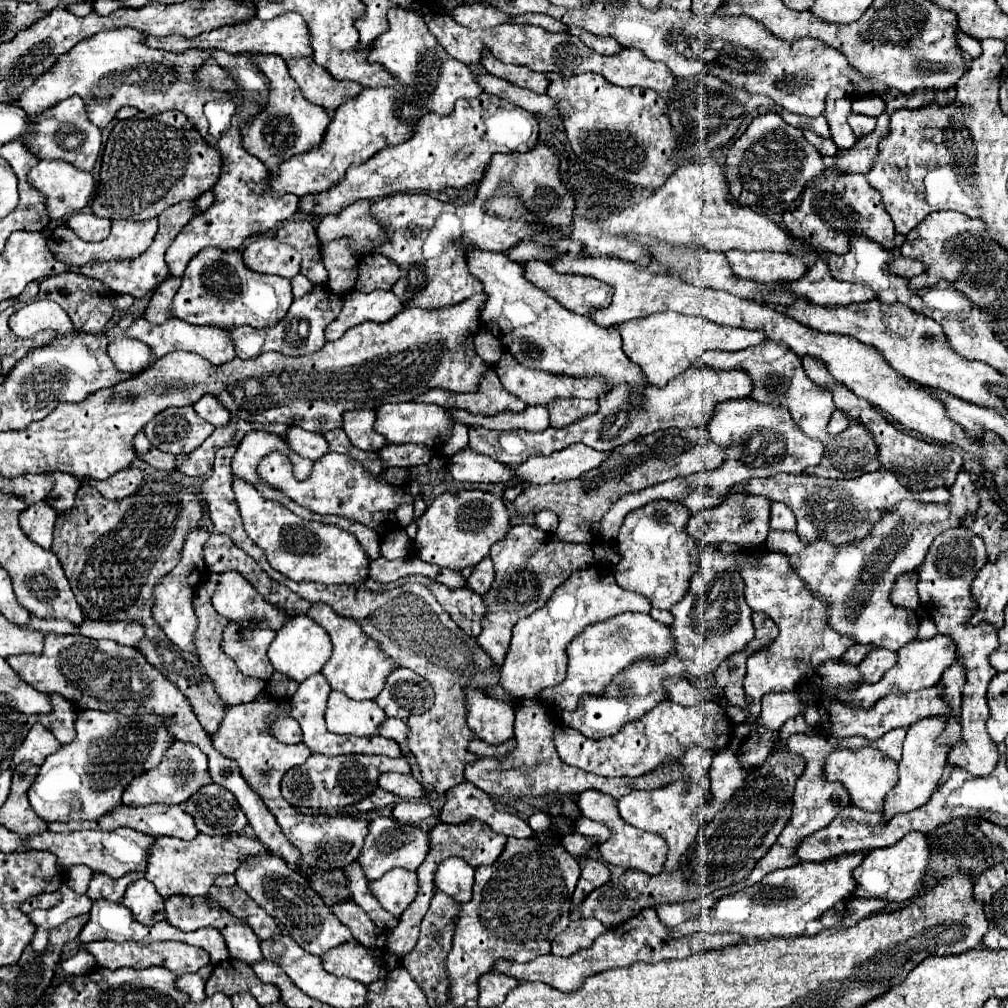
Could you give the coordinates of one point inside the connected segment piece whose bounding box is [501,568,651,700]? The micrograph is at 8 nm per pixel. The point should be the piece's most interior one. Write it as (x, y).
(536, 659)

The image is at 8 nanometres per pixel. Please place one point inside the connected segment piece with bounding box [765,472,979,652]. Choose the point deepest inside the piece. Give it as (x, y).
(855, 579)

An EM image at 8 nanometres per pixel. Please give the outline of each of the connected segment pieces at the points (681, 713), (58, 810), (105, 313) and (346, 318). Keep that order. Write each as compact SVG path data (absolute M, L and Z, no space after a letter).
M663 700L657 704L651 712L641 716L635 722L625 724L615 736L601 738L601 740L589 740L583 738L577 730L559 726L555 730L555 748L559 752L559 758L565 764L579 766L585 772L593 772L599 776L643 776L651 770L655 770L665 758L679 760L683 756L683 750L689 744L703 744L709 750L719 752L725 748L725 744L733 736L733 724L727 718L725 706L707 700L697 706L679 706L671 700Z
M85 710L79 714L75 728L75 740L45 760L37 780L29 788L29 802L45 822L101 818L121 804L121 794L135 776L161 762L173 742L163 718L151 714L127 718L119 712Z
M65 272L59 276L49 276L47 280L41 282L41 292L55 292L55 302L69 314L77 332L87 332L87 334L103 332L103 328L107 326L107 322L115 312L115 306L113 306L115 294L107 286L103 286L103 282L81 274Z
M351 290L343 296L343 310L335 322L331 322L325 330L327 340L341 338L349 328L373 320L373 322L387 322L395 316L397 298L393 292L375 290L371 294L363 294Z

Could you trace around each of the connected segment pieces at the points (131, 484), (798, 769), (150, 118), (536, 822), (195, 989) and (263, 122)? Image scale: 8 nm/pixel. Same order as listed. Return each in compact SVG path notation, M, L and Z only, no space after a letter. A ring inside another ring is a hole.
M125 468L125 470L119 470L117 474L113 474L111 478L107 480L89 480L85 478L83 482L89 482L91 486L95 484L95 488L107 498L107 500L121 500L121 498L127 498L131 496L137 486L141 484L143 480L143 472L139 468Z
M803 712L795 718L789 718L778 733L783 750L773 754L771 758L767 758L767 762L747 774L743 784L731 796L729 804L701 828L695 842L685 850L679 866L673 872L649 876L639 870L625 870L621 876L615 876L601 888L593 890L579 906L579 916L597 918L607 930L613 930L619 924L627 922L631 916L639 914L639 910L655 908L663 902L697 900L719 888L737 884L745 876L749 876L757 860L761 860L769 852L781 830L787 826L791 818L793 788L797 778L805 770L805 758L799 754L789 754L785 750L787 738L793 734L813 732L817 730L805 722Z
M169 110L163 114L135 114L133 118L119 120L105 144L101 172L99 172L99 184L97 192L91 200L91 212L99 218L109 220L147 220L157 218L163 210L167 210L173 204L179 204L183 200L195 200L203 192L211 190L221 174L221 158L217 150L211 150L203 138L199 138L199 132L187 122L187 116L179 110Z
M537 812L529 818L529 826L533 830L549 830L549 824L551 824L551 816L545 812Z
M207 964L207 966L203 966L203 970L199 970L195 974L179 976L177 978L177 988L183 990L185 994L189 994L191 1002L203 1002L203 998L205 998L205 982L211 976L211 970L213 970L213 966Z
M255 54L255 58L251 58L251 62L255 66L259 66L261 74L267 76L269 98L267 98L267 104L263 106L263 110L241 128L241 136L243 136L241 140L243 140L243 148L249 154L257 156L269 168L269 172L275 172L277 166L285 158L303 154L311 146L319 144L323 140L323 134L325 134L331 118L325 110L321 110L319 106L315 106L303 98L297 82L289 76L287 62L283 58Z

